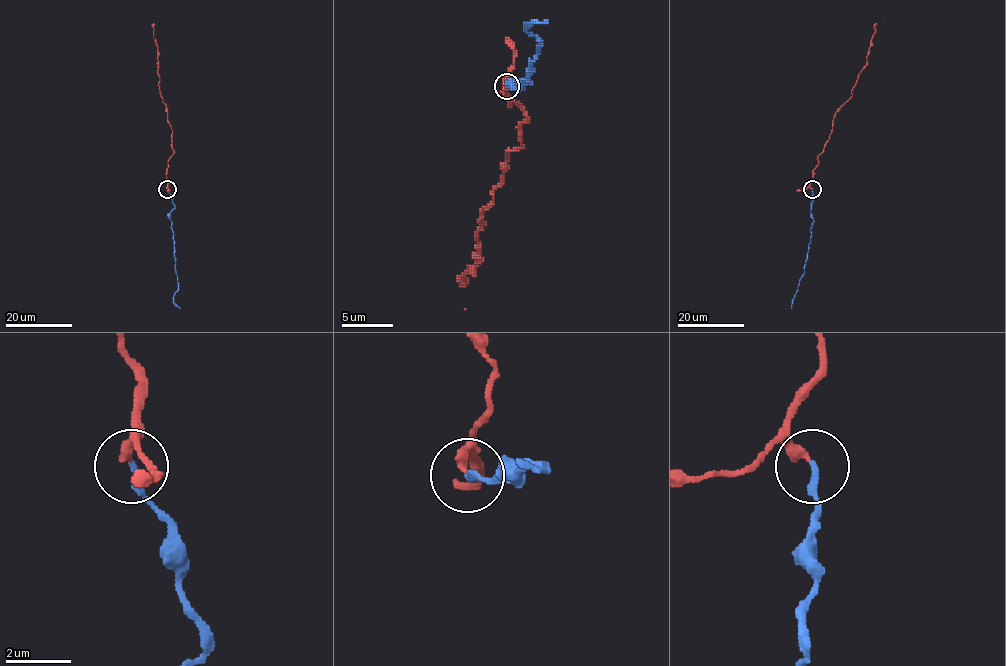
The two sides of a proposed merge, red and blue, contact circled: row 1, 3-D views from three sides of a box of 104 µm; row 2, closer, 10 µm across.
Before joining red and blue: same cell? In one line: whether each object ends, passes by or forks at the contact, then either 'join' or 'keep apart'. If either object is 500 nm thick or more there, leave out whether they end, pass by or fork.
red ends | blue ends | join

